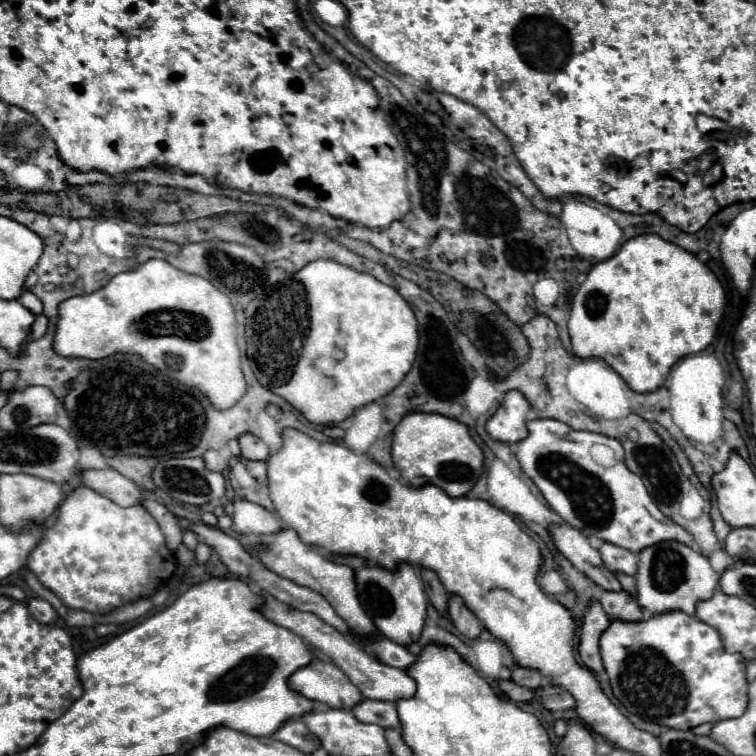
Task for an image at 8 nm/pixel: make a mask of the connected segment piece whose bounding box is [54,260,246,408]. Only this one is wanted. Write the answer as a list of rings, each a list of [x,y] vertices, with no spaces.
[[[148,260],[136,270],[114,276],[98,292],[64,300],[58,314],[60,320],[54,336],[54,350],[60,356],[100,360],[116,352],[140,354],[148,364],[166,372],[174,380],[200,388],[214,408],[230,408],[246,392],[240,350],[236,344],[236,318],[228,296],[202,276],[180,272],[166,260]]]

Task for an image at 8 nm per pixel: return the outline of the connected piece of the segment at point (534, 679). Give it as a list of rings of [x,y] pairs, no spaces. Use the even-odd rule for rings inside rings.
[[[514,668],[514,670],[512,670],[512,680],[514,680],[518,686],[530,688],[530,690],[538,690],[538,688],[540,688],[540,682],[542,682],[542,676],[540,676],[536,670]]]

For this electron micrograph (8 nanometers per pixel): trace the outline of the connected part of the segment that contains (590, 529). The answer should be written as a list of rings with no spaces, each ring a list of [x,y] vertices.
[[[530,420],[528,422],[528,436],[518,442],[516,458],[526,476],[534,480],[542,496],[546,498],[548,506],[560,514],[560,518],[570,524],[572,528],[584,532],[586,536],[596,536],[602,542],[616,544],[626,548],[634,554],[640,550],[654,546],[664,540],[678,540],[686,546],[692,546],[692,536],[680,528],[676,522],[666,518],[654,500],[650,498],[644,482],[640,476],[630,472],[624,464],[624,448],[618,440],[608,438],[604,434],[588,432],[588,430],[574,430],[560,420]]]

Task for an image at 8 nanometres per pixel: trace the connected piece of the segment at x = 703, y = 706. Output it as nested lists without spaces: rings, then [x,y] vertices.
[[[680,610],[652,616],[650,620],[642,620],[640,624],[624,624],[620,620],[612,622],[608,632],[604,632],[604,636],[600,638],[600,654],[610,676],[614,696],[630,714],[636,714],[648,722],[660,726],[664,724],[676,730],[690,730],[706,722],[714,724],[720,720],[738,718],[744,714],[744,708],[748,704],[746,664],[742,656],[726,652],[718,632],[712,626]]]

